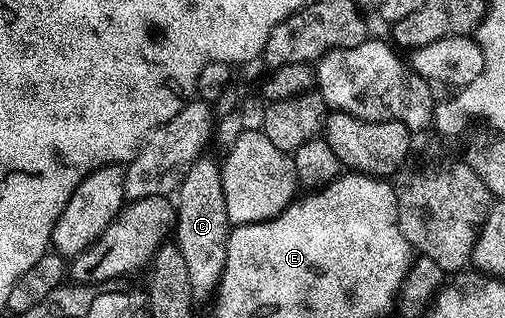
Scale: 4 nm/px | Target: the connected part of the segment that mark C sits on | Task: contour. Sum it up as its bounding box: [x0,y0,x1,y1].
[173,156,229,299]

